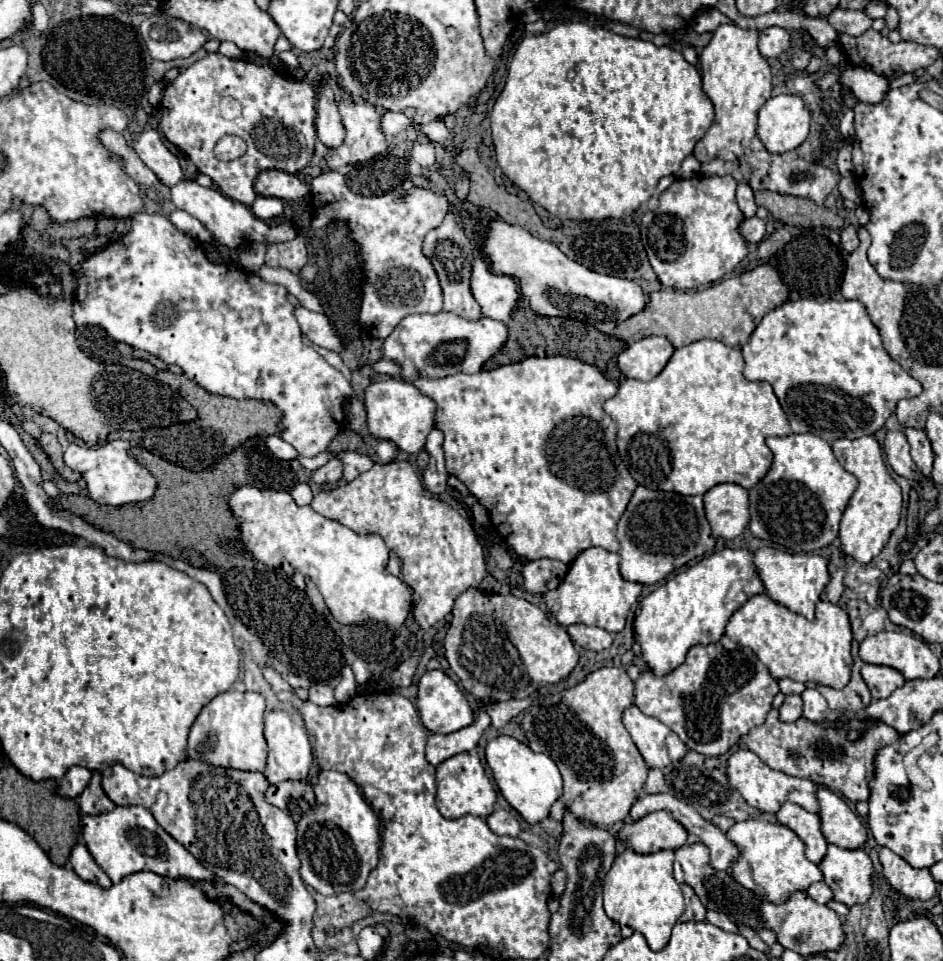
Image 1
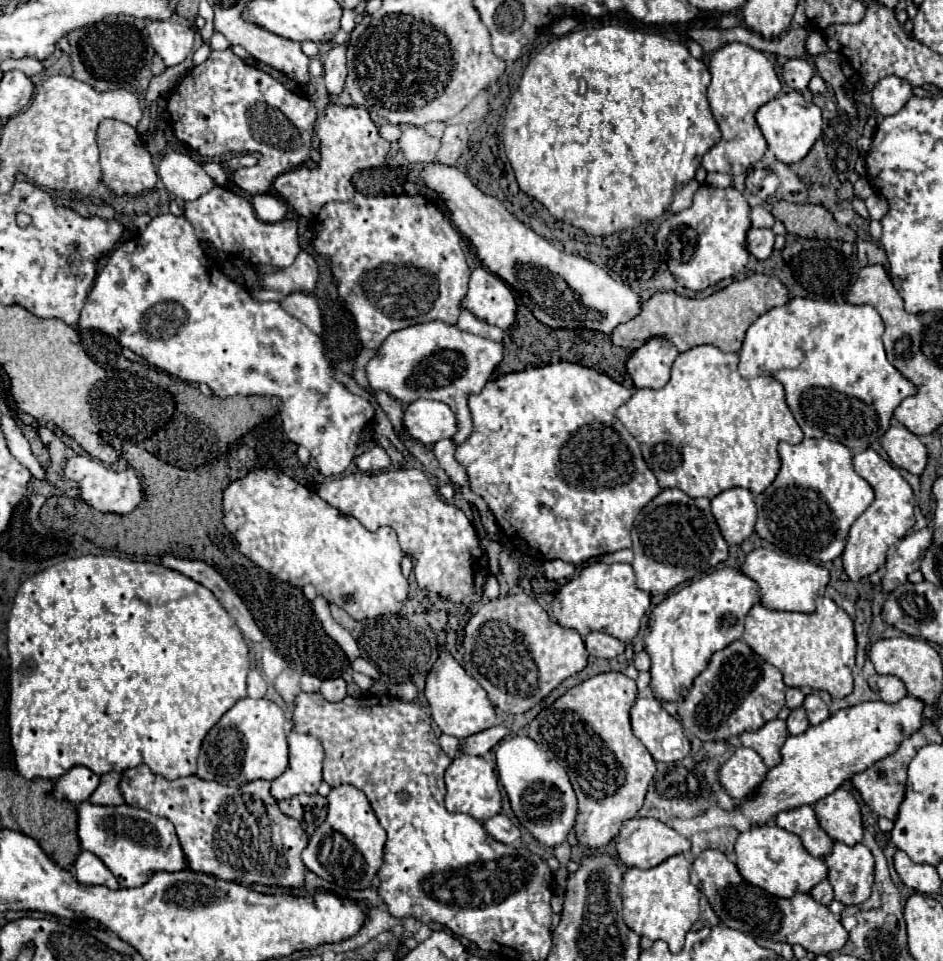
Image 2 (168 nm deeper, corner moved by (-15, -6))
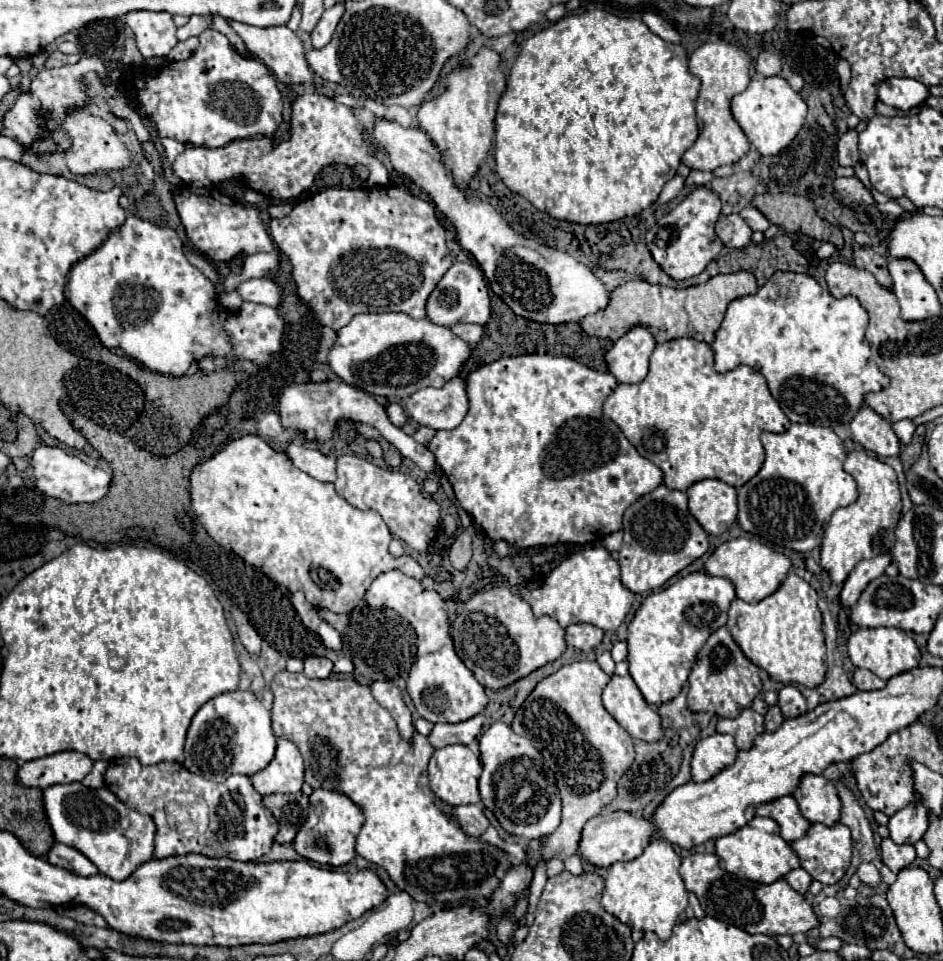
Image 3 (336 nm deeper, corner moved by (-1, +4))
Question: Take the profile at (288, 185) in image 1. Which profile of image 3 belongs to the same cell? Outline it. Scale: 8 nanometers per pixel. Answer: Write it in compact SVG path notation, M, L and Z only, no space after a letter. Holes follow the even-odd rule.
M313 90L313 92L303 92L293 104L291 140L281 142L277 146L273 144L273 140L267 138L235 140L221 148L187 146L183 154L179 154L177 160L171 164L171 170L179 180L193 186L209 186L243 176L249 188L265 196L273 196L277 200L291 200L291 198L299 198L299 194L303 194L313 186L323 166L329 164L355 166L367 162L369 158L371 154L367 150L361 124L355 118L353 110Z

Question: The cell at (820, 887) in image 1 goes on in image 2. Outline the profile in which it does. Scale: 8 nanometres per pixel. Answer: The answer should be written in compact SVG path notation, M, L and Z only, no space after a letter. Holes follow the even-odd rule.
M823 880L823 882L819 882L817 886L813 886L809 894L811 894L817 902L821 902L821 904L825 904L825 906L829 906L831 900L833 900L833 888L831 888L829 880Z

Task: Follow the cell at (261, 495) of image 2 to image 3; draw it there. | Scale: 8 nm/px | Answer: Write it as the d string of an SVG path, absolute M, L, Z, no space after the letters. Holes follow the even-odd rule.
M253 434L229 442L219 454L193 468L191 510L219 546L261 568L269 578L287 586L291 592L303 590L315 608L351 612L365 598L369 584L379 574L393 568L421 568L419 564L411 564L409 556L393 558L389 554L387 548L393 536L379 512L353 508L335 492L333 484L319 482L301 472L291 464L287 454L275 452Z

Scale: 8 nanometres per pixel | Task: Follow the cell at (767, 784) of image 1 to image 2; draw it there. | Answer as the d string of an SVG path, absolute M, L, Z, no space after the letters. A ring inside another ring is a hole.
M737 748L735 754L721 766L719 782L735 800L745 800L765 778L767 766L751 748Z

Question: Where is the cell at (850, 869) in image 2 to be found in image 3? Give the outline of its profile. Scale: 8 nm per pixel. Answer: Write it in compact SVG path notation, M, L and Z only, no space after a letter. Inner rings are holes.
M841 822L835 826L825 826L825 824L811 824L811 828L807 830L807 834L801 840L791 842L791 848L797 852L799 860L801 860L801 868L805 868L813 880L819 880L823 886L827 884L837 884L849 864L851 864L851 852L853 852L853 842L851 842L851 832L847 826L843 826Z

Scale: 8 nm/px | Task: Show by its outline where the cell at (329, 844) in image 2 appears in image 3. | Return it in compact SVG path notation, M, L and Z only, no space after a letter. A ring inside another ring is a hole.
M327 788L313 790L309 800L311 800L311 806L309 806L307 820L299 828L293 842L297 854L319 866L339 868L349 864L355 858L357 832L361 830L361 824L365 824L365 816L361 816L361 810L357 808L357 804L353 804L353 800L349 800L345 794L333 792Z

